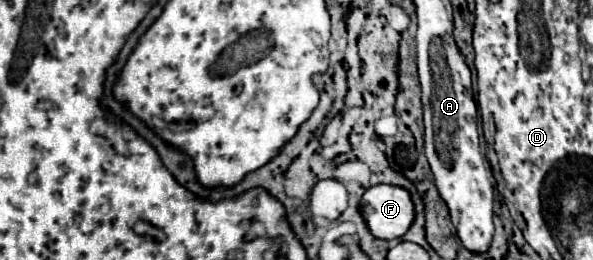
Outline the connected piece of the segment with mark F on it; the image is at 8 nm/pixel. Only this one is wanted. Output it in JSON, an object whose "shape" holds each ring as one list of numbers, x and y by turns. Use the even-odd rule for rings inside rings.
{"shape":[[393,185,369,187,361,197,361,215,375,239,397,239,407,233,415,211,405,189]]}

